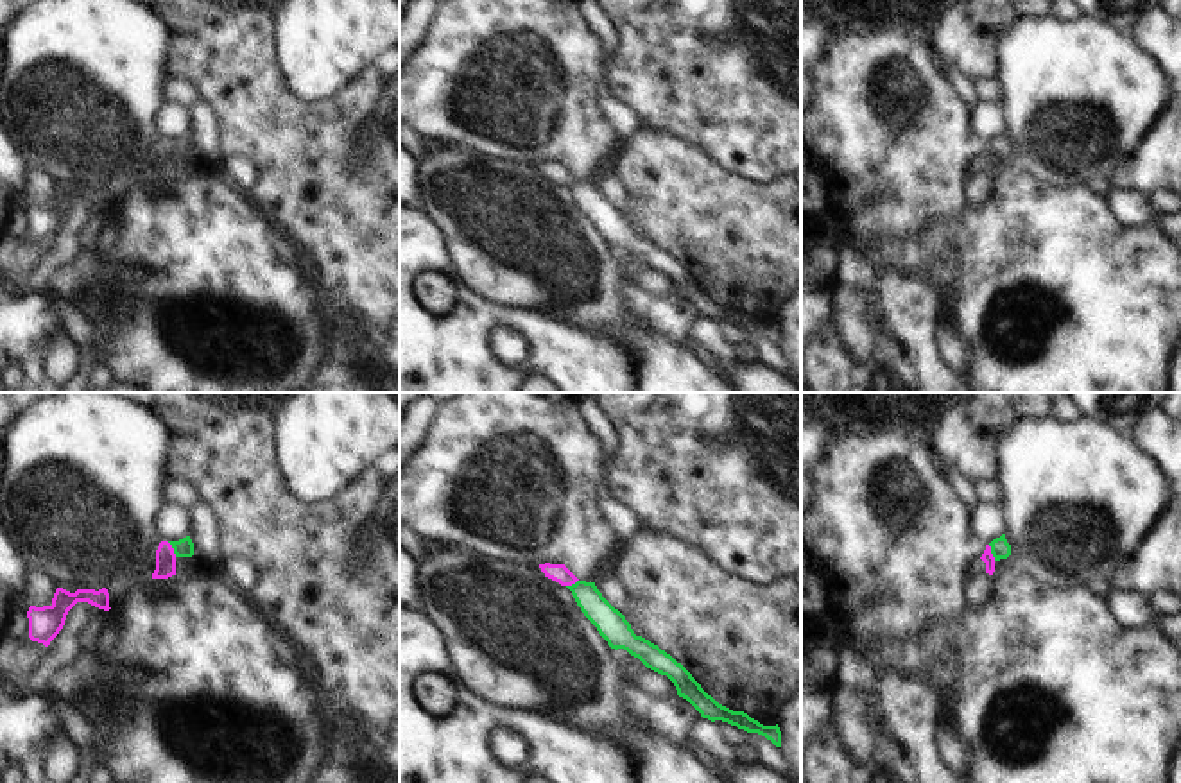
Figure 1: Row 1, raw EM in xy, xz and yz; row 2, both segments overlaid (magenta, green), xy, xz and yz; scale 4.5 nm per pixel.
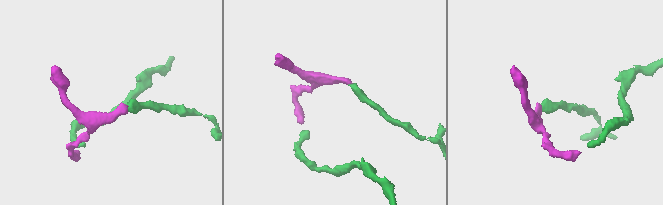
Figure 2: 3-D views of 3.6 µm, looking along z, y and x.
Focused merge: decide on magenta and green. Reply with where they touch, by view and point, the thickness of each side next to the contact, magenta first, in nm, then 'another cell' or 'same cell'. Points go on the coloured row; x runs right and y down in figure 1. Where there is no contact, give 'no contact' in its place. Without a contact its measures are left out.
xy (172, 549) | 100/80 nm | same cell

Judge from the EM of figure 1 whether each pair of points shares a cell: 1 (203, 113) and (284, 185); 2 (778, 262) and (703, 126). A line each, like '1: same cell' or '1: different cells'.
1: different cells
2: different cells

